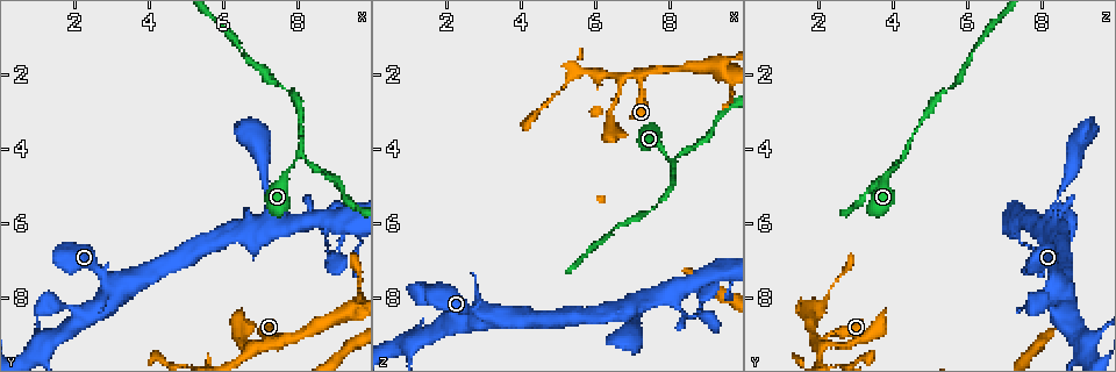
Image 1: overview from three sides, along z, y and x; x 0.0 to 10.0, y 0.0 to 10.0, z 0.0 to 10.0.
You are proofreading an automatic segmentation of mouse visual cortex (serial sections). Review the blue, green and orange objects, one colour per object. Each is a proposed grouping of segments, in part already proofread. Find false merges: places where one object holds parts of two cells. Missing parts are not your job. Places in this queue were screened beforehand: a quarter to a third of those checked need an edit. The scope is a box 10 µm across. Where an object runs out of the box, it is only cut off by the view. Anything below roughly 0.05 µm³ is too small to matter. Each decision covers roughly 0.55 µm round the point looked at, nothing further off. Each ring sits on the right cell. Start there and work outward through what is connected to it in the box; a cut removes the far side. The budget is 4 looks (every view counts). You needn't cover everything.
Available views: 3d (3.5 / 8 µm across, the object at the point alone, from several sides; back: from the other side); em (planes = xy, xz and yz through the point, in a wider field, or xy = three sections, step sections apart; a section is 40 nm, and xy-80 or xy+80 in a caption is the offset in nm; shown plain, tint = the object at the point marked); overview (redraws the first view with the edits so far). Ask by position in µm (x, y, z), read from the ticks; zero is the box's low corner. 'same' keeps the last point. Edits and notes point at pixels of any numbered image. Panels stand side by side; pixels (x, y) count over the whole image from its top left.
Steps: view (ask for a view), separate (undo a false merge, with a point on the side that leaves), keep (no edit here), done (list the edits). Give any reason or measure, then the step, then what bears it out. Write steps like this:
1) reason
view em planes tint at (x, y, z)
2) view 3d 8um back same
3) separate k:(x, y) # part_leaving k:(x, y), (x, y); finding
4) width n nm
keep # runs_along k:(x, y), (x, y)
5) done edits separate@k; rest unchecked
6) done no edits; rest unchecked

a narrow waist
view 3d 3.5um at (3.15, 7.70, 8.45)

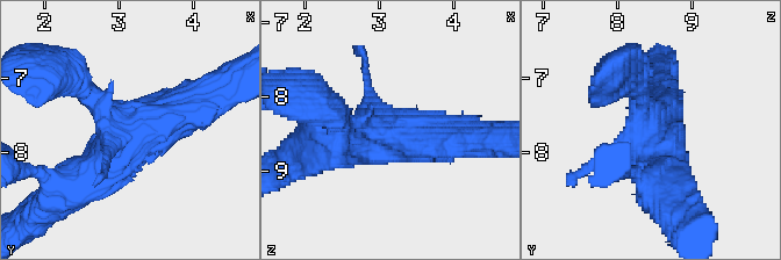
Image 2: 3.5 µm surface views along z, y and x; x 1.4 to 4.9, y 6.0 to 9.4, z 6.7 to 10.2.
need the tissue
view em xy step 3 tint at (3.10, 7.70, 8.45)

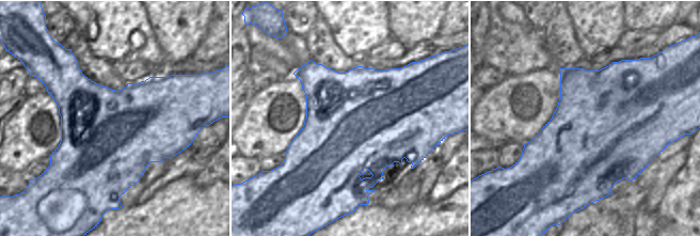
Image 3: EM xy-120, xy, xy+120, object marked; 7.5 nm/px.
keep # runs_along 2:(72, 77), (126, 134), (193, 105); continuous, no second cell

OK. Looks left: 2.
three-way junction
view em xy step 3 tint at (6.70, 6.20, 8.30)

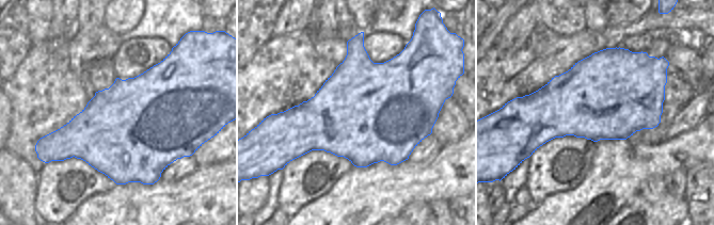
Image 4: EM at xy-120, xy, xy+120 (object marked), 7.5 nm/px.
view 3d 3.5um same

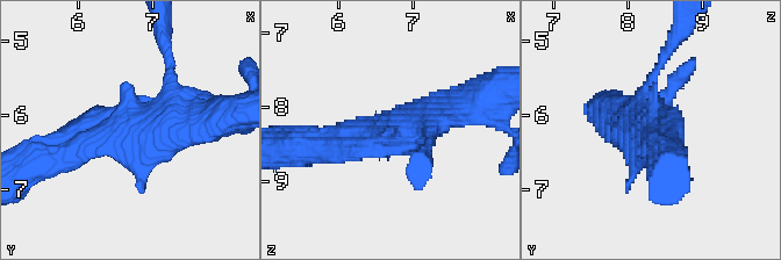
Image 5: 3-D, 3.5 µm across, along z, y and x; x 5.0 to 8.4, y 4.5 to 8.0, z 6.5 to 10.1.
keep # runs_along 5:(319, 147), (461, 102); all the same cell

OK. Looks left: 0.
done no edits; rest unchecked

